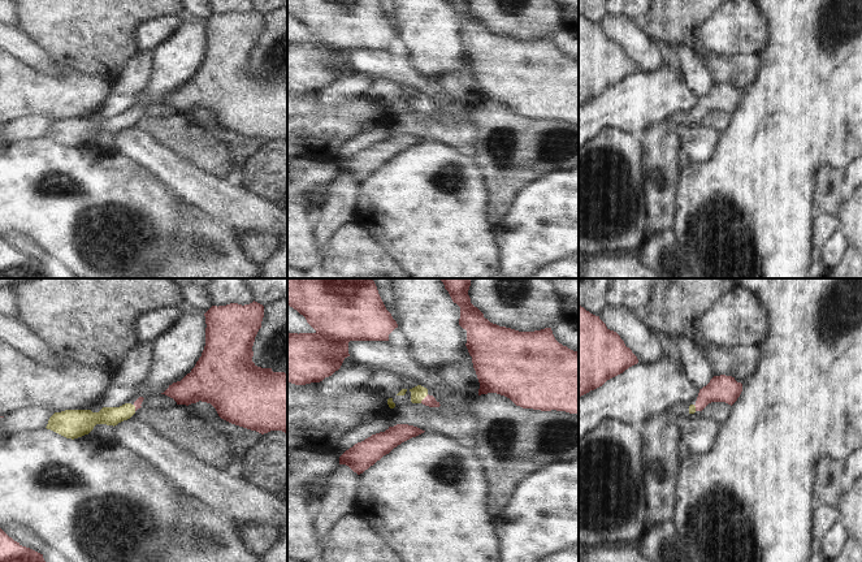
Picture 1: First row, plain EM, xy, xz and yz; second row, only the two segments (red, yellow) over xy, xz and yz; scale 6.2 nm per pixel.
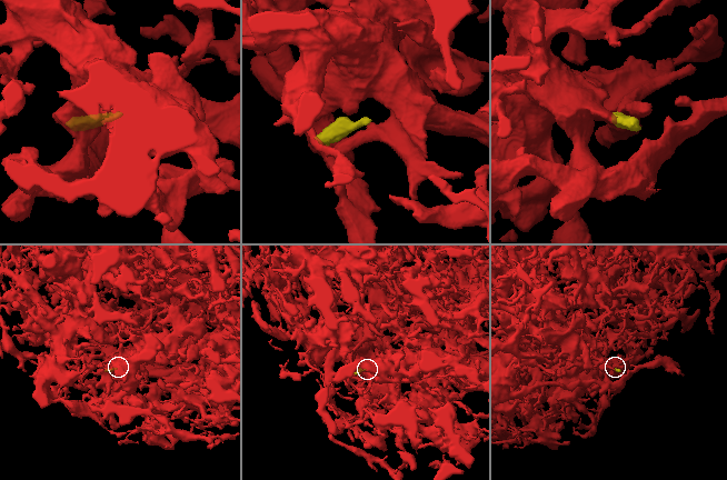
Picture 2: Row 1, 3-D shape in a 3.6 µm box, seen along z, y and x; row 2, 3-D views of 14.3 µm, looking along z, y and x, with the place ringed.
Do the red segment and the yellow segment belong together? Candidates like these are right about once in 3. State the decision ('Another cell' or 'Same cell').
Same cell.

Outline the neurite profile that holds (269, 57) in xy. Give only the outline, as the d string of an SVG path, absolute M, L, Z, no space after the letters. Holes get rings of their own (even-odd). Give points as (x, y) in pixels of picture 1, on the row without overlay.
M287 7L264 16L252 60L255 74L287 82Z

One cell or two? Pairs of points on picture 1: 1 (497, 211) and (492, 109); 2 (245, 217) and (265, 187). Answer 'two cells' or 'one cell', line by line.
1: one cell
2: two cells

